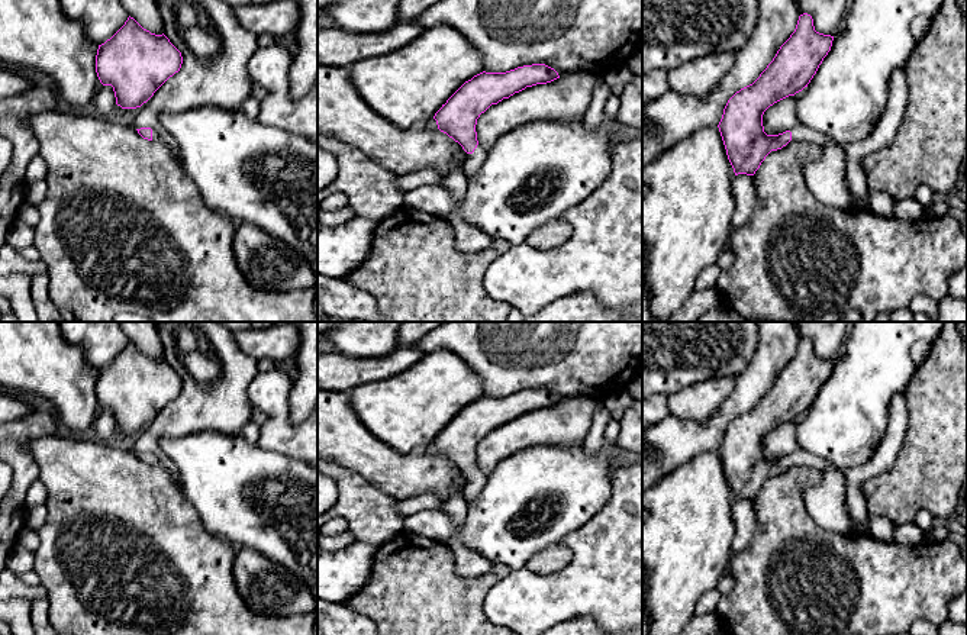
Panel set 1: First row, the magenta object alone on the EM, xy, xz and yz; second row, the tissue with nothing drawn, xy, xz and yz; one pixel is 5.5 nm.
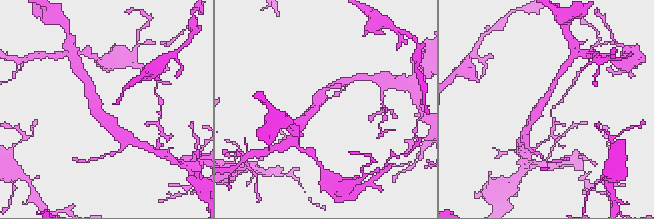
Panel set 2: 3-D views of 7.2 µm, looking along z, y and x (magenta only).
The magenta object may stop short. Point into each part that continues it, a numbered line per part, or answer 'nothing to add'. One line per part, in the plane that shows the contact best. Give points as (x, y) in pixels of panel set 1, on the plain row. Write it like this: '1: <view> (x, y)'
1: xz (473, 486)

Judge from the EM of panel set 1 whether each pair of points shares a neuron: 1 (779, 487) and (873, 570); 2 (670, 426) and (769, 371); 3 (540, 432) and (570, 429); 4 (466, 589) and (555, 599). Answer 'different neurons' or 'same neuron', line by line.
1: same neuron
2: same neuron
3: same neuron
4: different neurons

